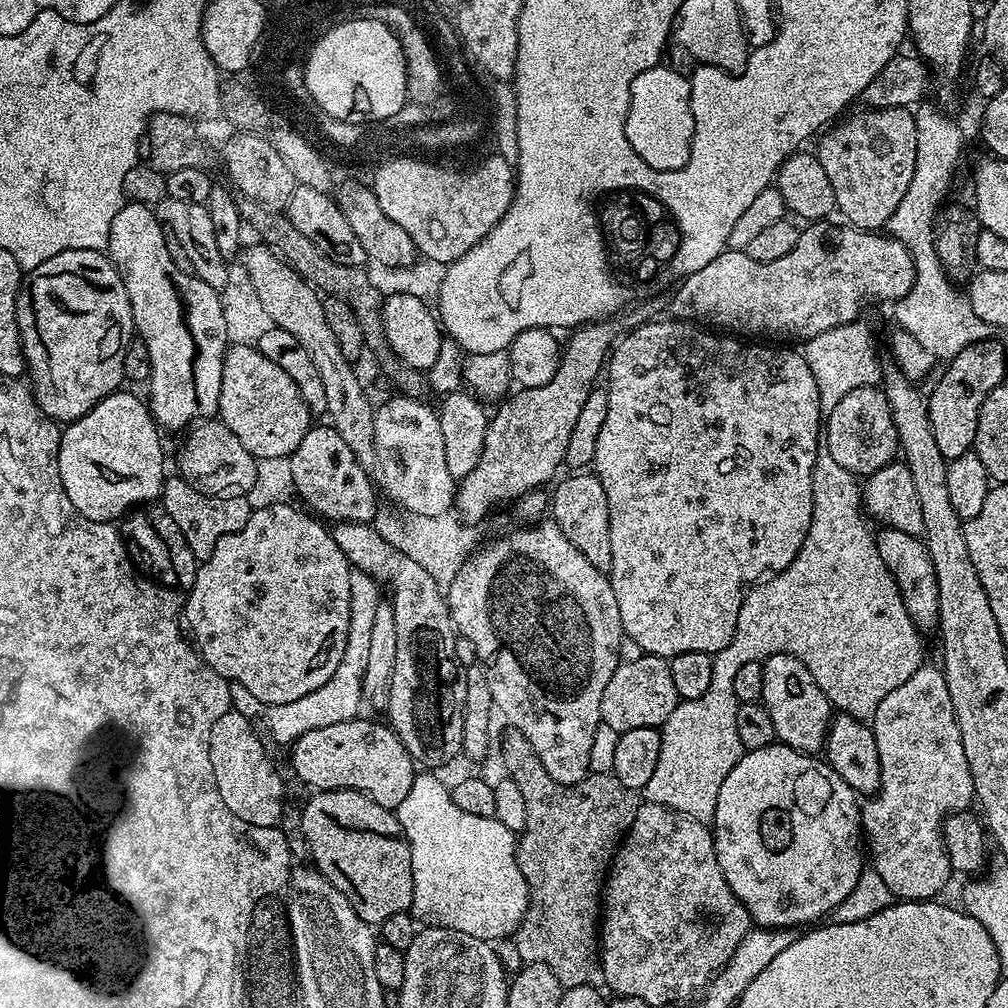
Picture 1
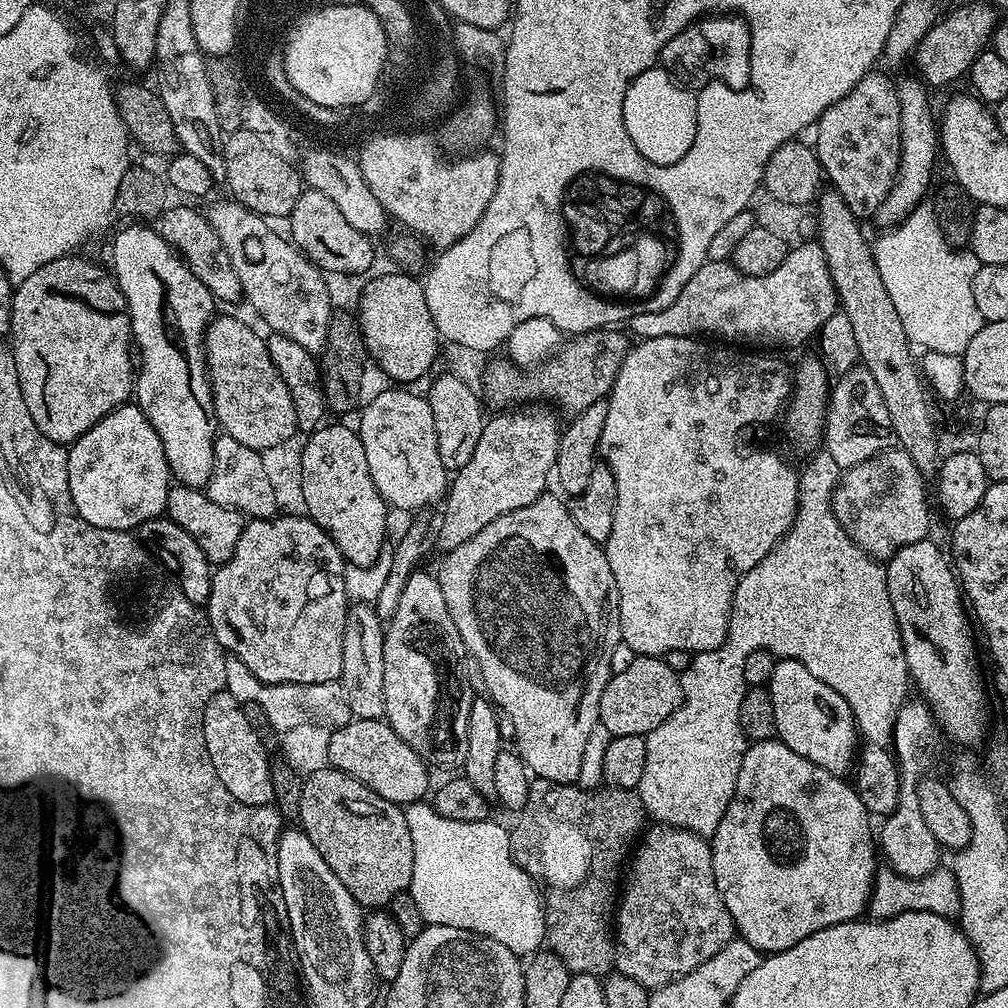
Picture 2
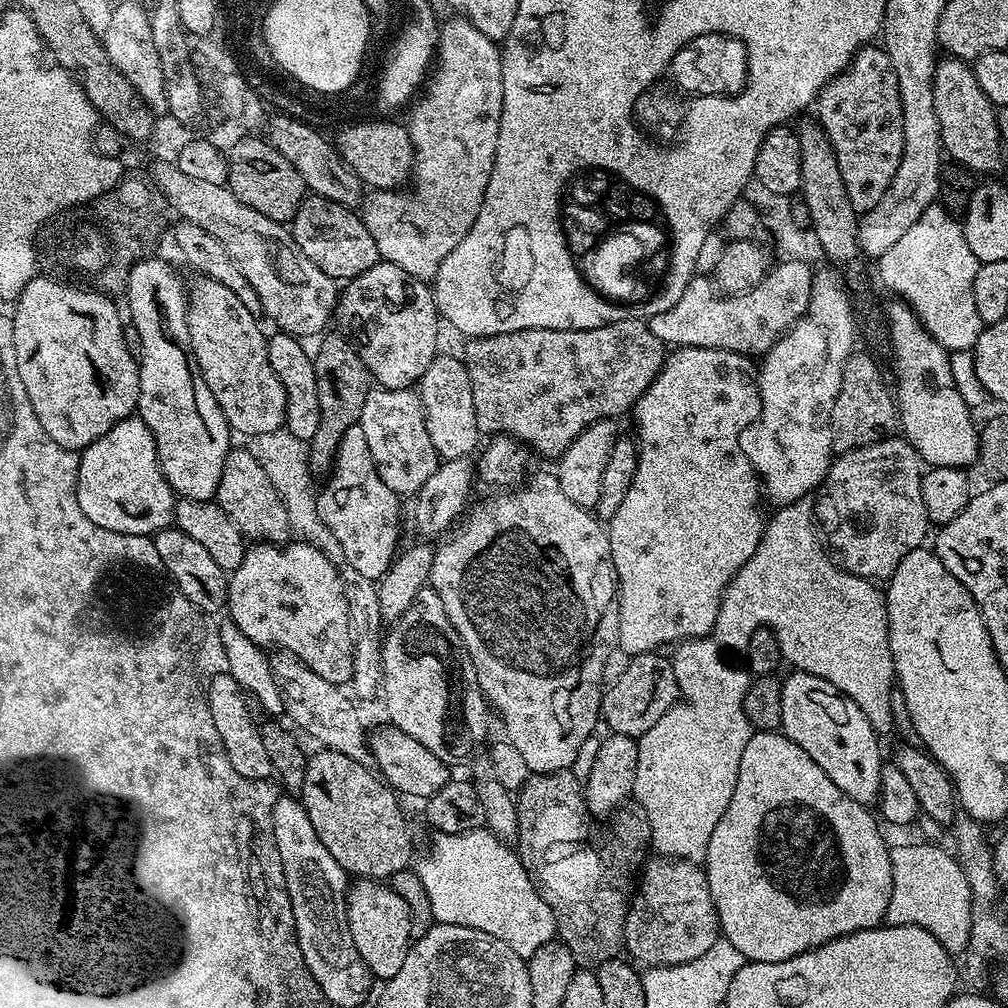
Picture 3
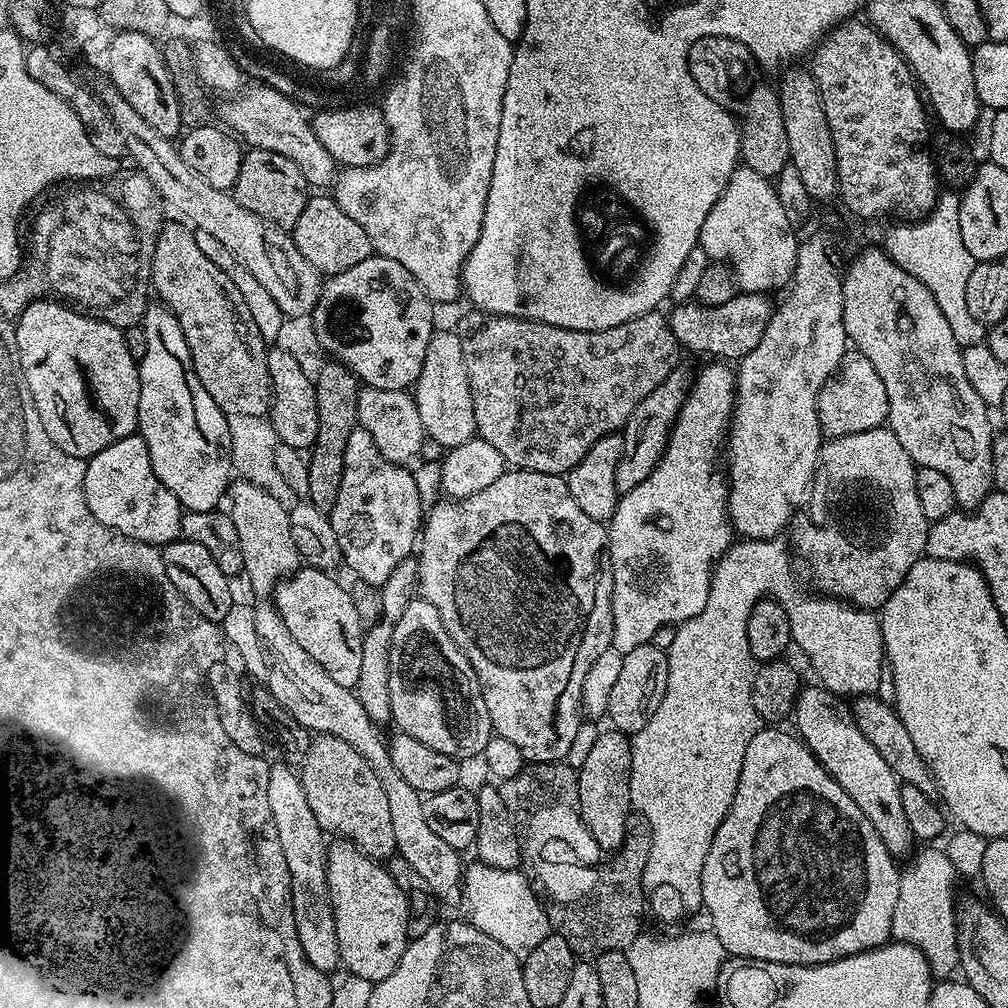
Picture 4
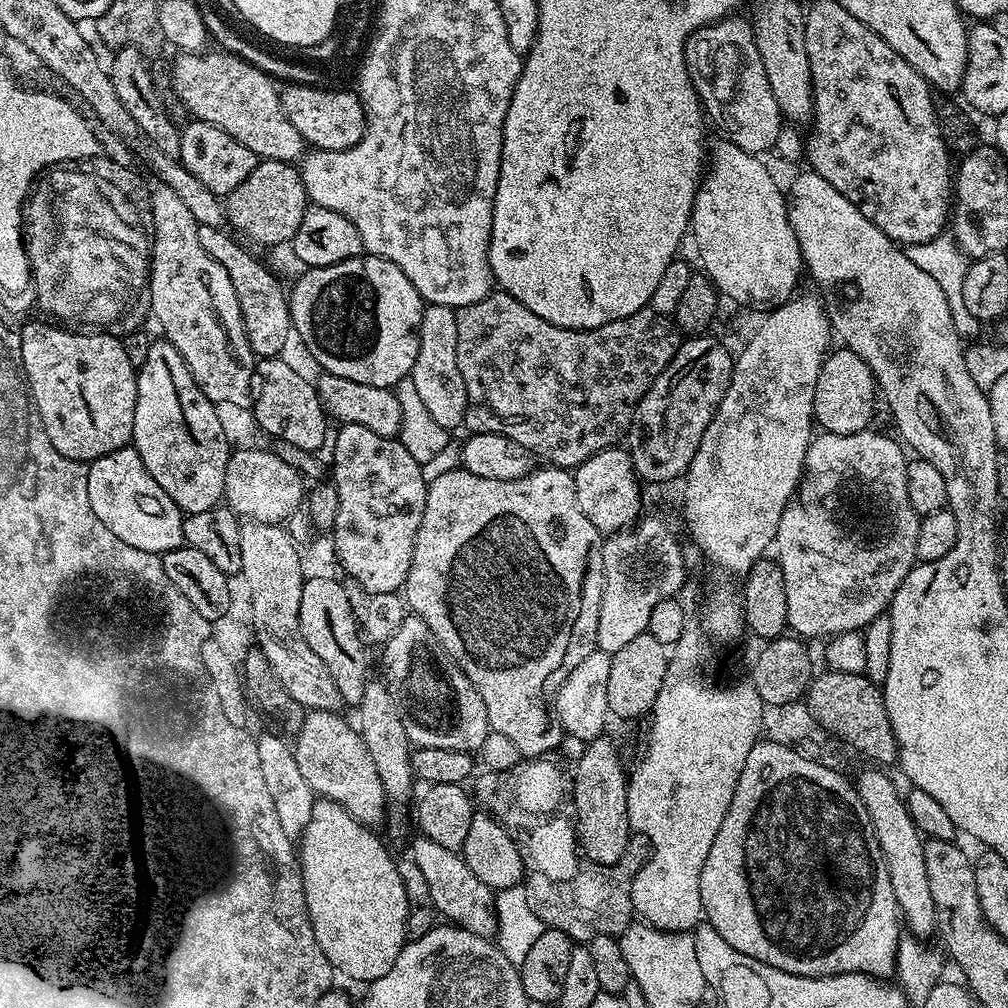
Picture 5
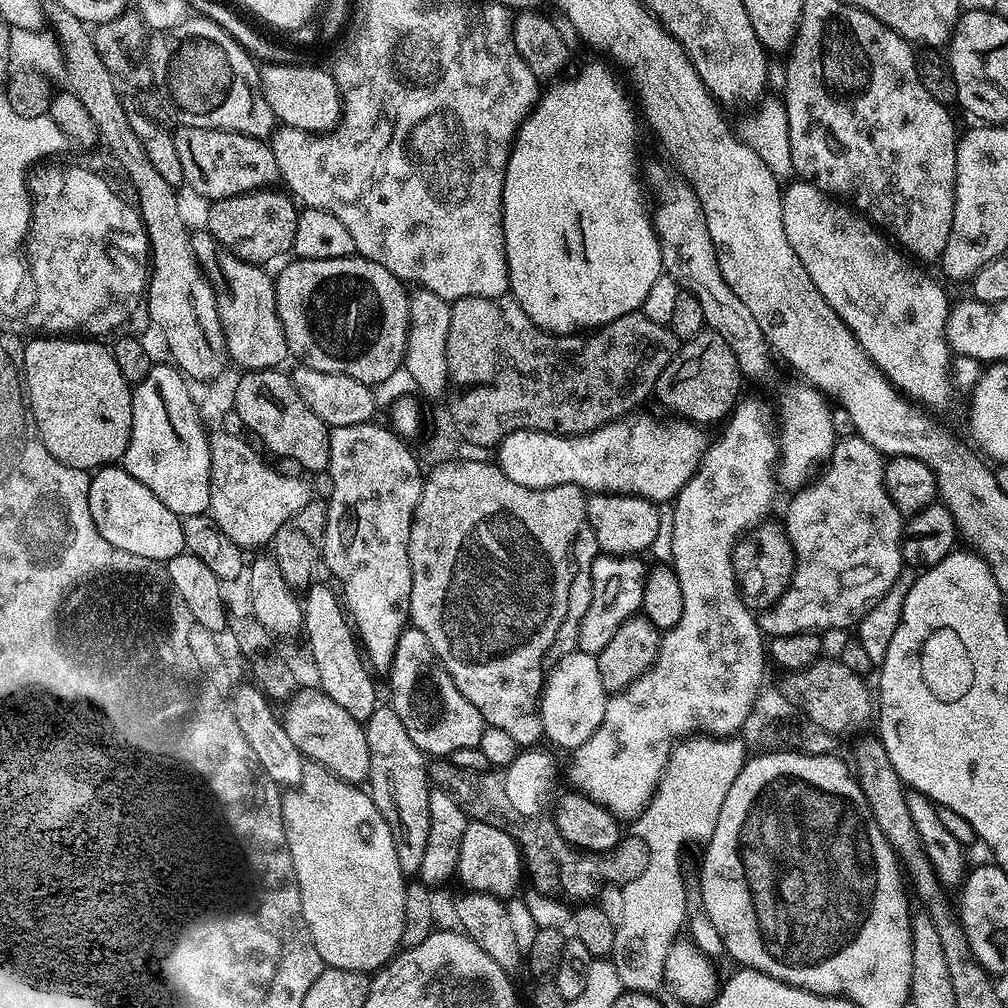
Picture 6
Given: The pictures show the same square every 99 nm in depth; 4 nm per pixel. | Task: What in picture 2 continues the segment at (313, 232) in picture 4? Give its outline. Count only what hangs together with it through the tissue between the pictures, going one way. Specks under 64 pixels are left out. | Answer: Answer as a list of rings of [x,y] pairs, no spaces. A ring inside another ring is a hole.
[[[308,188],[301,191],[298,202],[294,202],[294,210],[286,217],[286,224],[292,243],[325,273],[345,272],[348,276],[356,276],[372,264],[373,241],[354,230],[338,211],[338,206],[318,190]]]

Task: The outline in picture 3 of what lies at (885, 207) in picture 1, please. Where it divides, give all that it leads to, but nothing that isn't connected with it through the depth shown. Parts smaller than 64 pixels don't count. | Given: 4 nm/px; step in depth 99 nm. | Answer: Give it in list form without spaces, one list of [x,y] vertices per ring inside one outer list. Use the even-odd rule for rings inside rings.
[[[865,46],[857,52],[840,75],[835,76],[829,84],[825,84],[814,105],[815,115],[824,128],[824,133],[834,146],[834,154],[838,158],[838,170],[842,170],[842,182],[846,182],[846,194],[850,194],[850,202],[859,214],[870,210],[874,202],[886,194],[886,186],[890,186],[890,178],[894,178],[894,170],[898,170],[898,162],[902,162],[902,102],[898,94],[898,78],[894,74],[894,66],[890,66],[890,58],[880,46]]]

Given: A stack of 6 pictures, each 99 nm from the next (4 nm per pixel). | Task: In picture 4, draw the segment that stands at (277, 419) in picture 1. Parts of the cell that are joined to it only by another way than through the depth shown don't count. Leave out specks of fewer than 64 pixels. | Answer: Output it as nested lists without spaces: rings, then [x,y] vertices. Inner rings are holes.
[[[165,223],[157,233],[152,244],[154,245],[152,248],[152,284],[156,287],[157,294],[161,296],[157,297],[162,301],[164,307],[168,308],[174,314],[174,318],[178,318],[178,326],[182,326],[182,334],[186,334],[186,346],[190,346],[194,370],[198,374],[202,386],[206,386],[210,398],[214,398],[217,406],[228,416],[233,416],[234,414],[250,414],[267,417],[272,402],[272,379],[268,373],[266,341],[258,334],[258,326],[254,326],[254,318],[250,318],[250,310],[246,310],[246,302],[242,302],[242,294],[238,294],[238,286],[234,286],[234,282],[230,282],[230,278],[226,278],[223,270],[218,266],[214,266],[214,262],[210,262],[210,258],[206,258],[206,254],[202,254],[202,250],[196,241],[196,232],[187,223],[179,223]]]

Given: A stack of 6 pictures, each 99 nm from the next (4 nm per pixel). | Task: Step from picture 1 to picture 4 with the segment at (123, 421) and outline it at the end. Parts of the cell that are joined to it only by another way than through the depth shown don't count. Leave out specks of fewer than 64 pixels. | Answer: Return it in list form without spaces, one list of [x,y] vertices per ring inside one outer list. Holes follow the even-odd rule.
[[[138,434],[122,438],[106,446],[106,450],[88,457],[84,493],[94,518],[115,532],[157,546],[181,539],[182,509],[178,498],[174,498],[154,474],[146,442]]]

